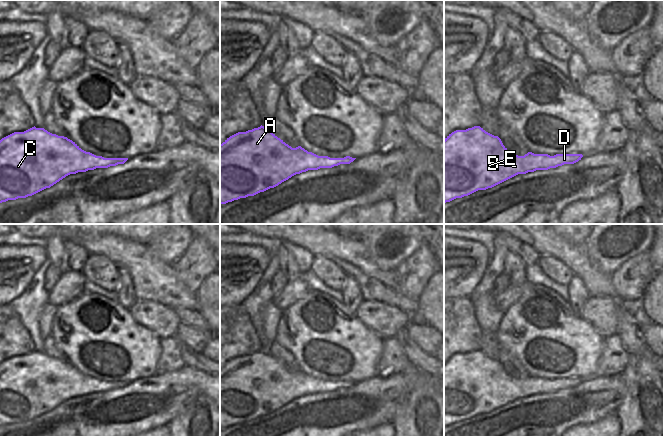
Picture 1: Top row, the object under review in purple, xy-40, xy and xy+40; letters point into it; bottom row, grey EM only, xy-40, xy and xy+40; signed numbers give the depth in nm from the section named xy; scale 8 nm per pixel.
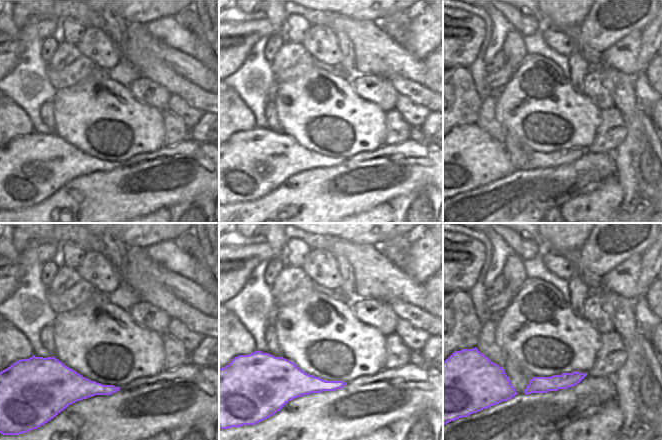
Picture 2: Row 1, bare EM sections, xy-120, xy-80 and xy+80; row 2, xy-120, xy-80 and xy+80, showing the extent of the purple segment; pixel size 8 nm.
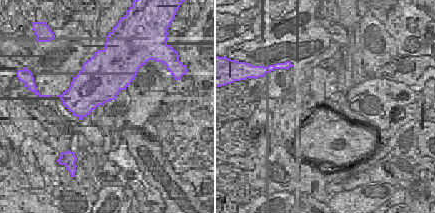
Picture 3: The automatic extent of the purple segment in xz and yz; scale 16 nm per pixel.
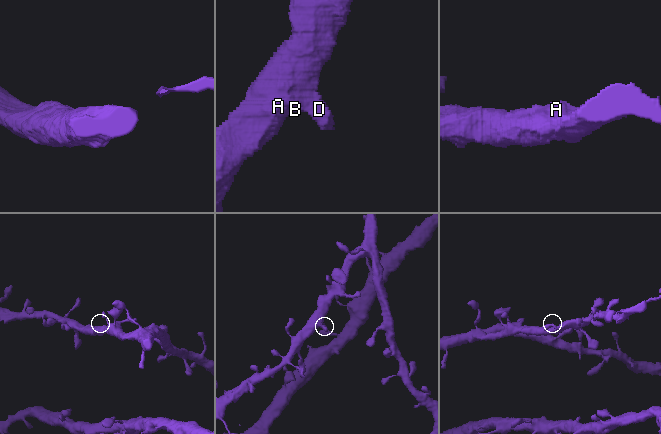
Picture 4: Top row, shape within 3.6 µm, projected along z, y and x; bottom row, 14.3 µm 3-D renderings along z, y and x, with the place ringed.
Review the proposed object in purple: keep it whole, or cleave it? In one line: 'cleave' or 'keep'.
keep

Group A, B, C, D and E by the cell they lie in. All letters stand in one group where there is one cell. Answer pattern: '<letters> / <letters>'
A B C D E

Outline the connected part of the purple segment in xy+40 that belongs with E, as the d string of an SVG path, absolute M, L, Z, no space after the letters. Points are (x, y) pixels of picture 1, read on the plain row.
M480 350L456 354L444 363L444 427L468 420L478 414L492 412L518 398L536 394L548 394L564 388L574 388L582 378L512 378L498 360L486 356Z

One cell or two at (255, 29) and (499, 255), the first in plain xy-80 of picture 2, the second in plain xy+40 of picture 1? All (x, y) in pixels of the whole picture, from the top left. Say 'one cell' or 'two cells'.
two cells

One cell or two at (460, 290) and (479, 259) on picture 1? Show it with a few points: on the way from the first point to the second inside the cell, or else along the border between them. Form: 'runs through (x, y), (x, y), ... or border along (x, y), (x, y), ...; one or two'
runs through (460, 282), (474, 267); one

